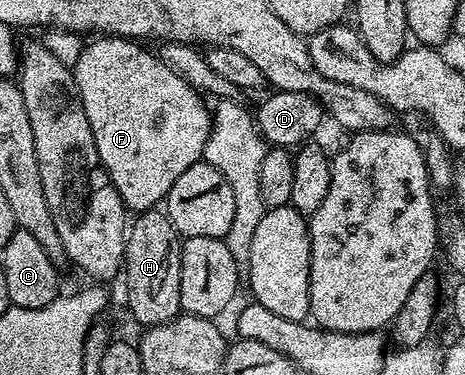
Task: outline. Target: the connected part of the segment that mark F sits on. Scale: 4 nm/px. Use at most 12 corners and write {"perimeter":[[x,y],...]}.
{"perimeter":[[130,38],[74,67],[100,163],[132,212],[203,159],[199,90]]}

